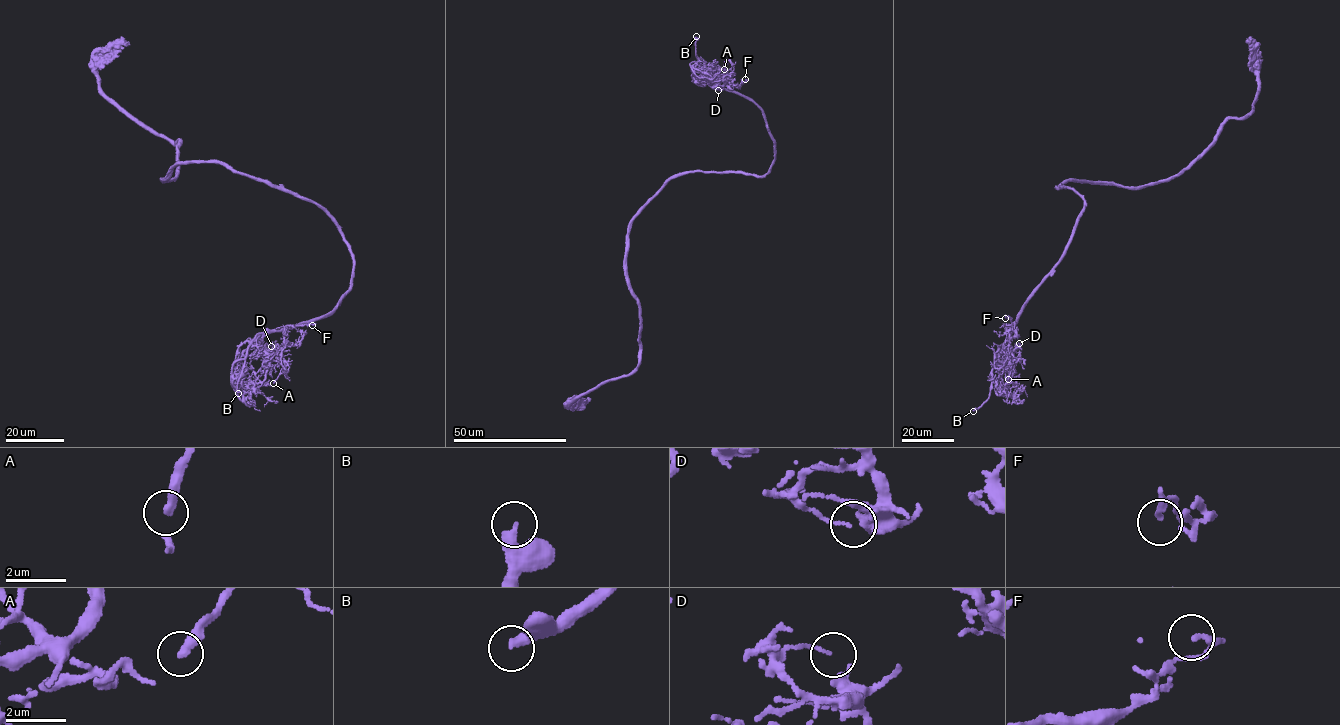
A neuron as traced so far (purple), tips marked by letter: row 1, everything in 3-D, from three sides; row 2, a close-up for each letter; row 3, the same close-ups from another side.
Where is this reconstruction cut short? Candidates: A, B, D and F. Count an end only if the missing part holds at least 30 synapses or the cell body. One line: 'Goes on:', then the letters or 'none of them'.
Goes on: B

